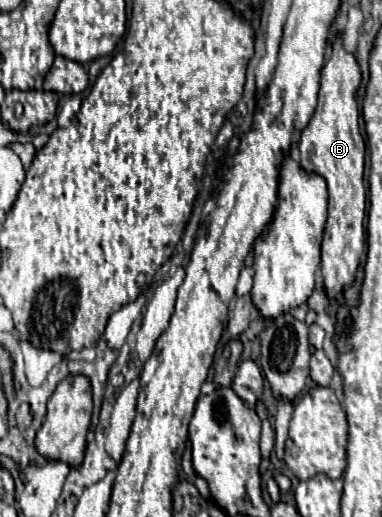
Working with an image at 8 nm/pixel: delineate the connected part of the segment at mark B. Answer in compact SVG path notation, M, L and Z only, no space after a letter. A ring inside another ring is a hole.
M337 37L333 51L321 69L319 103L307 127L301 131L299 151L301 167L315 171L327 179L329 189L329 217L325 225L325 237L321 247L323 285L331 297L337 297L341 289L353 283L359 257L365 245L365 141L359 131L359 103L357 91L361 85L361 69L353 53L343 47L343 39Z

